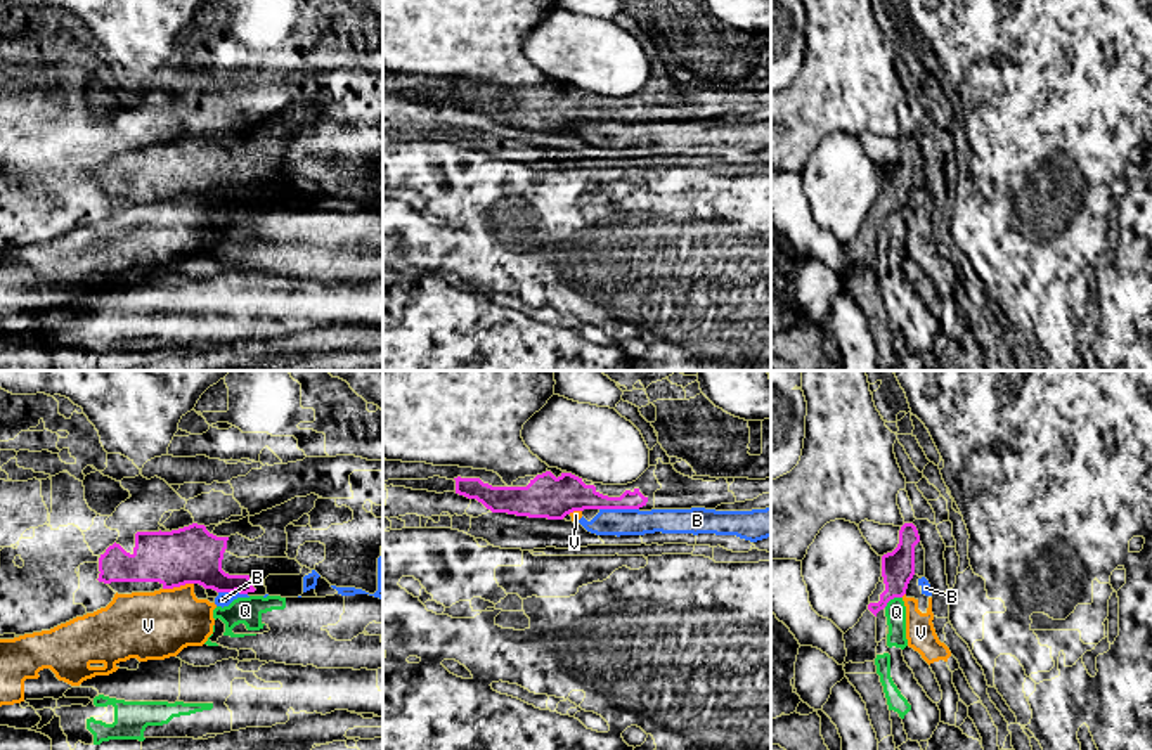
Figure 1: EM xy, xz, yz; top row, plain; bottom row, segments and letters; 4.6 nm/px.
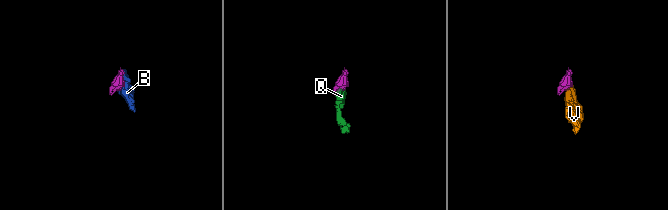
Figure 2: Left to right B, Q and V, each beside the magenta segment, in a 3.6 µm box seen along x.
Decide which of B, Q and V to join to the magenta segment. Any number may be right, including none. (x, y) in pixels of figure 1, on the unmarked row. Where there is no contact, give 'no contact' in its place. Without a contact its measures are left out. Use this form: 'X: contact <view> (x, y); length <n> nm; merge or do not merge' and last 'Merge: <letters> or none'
B: contact xz (619, 120); length 180 nm; do not merge
Q: contact yz (893, 210); length 100 nm; do not merge
V: contact xy (177, 198); length 150 nm; do not merge
Merge: none

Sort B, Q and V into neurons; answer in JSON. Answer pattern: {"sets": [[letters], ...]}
{"sets": [["B", "V"], ["Q"]]}

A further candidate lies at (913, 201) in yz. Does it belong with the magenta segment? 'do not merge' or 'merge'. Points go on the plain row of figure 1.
do not merge

